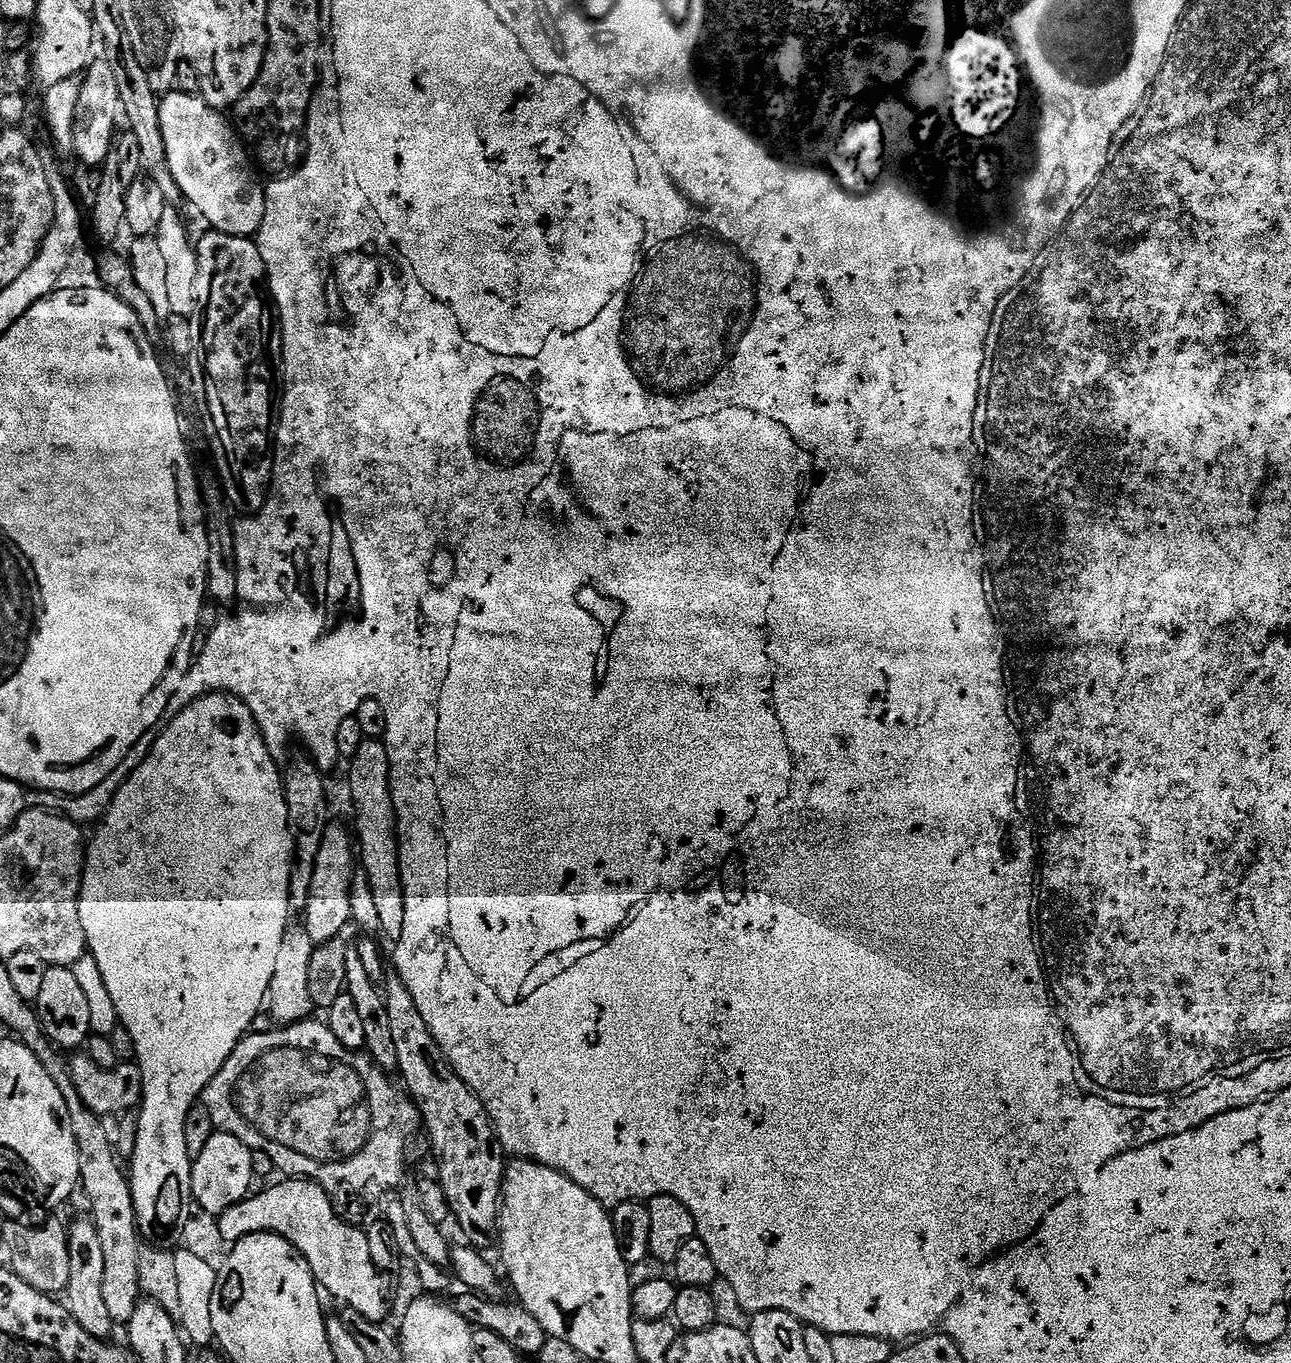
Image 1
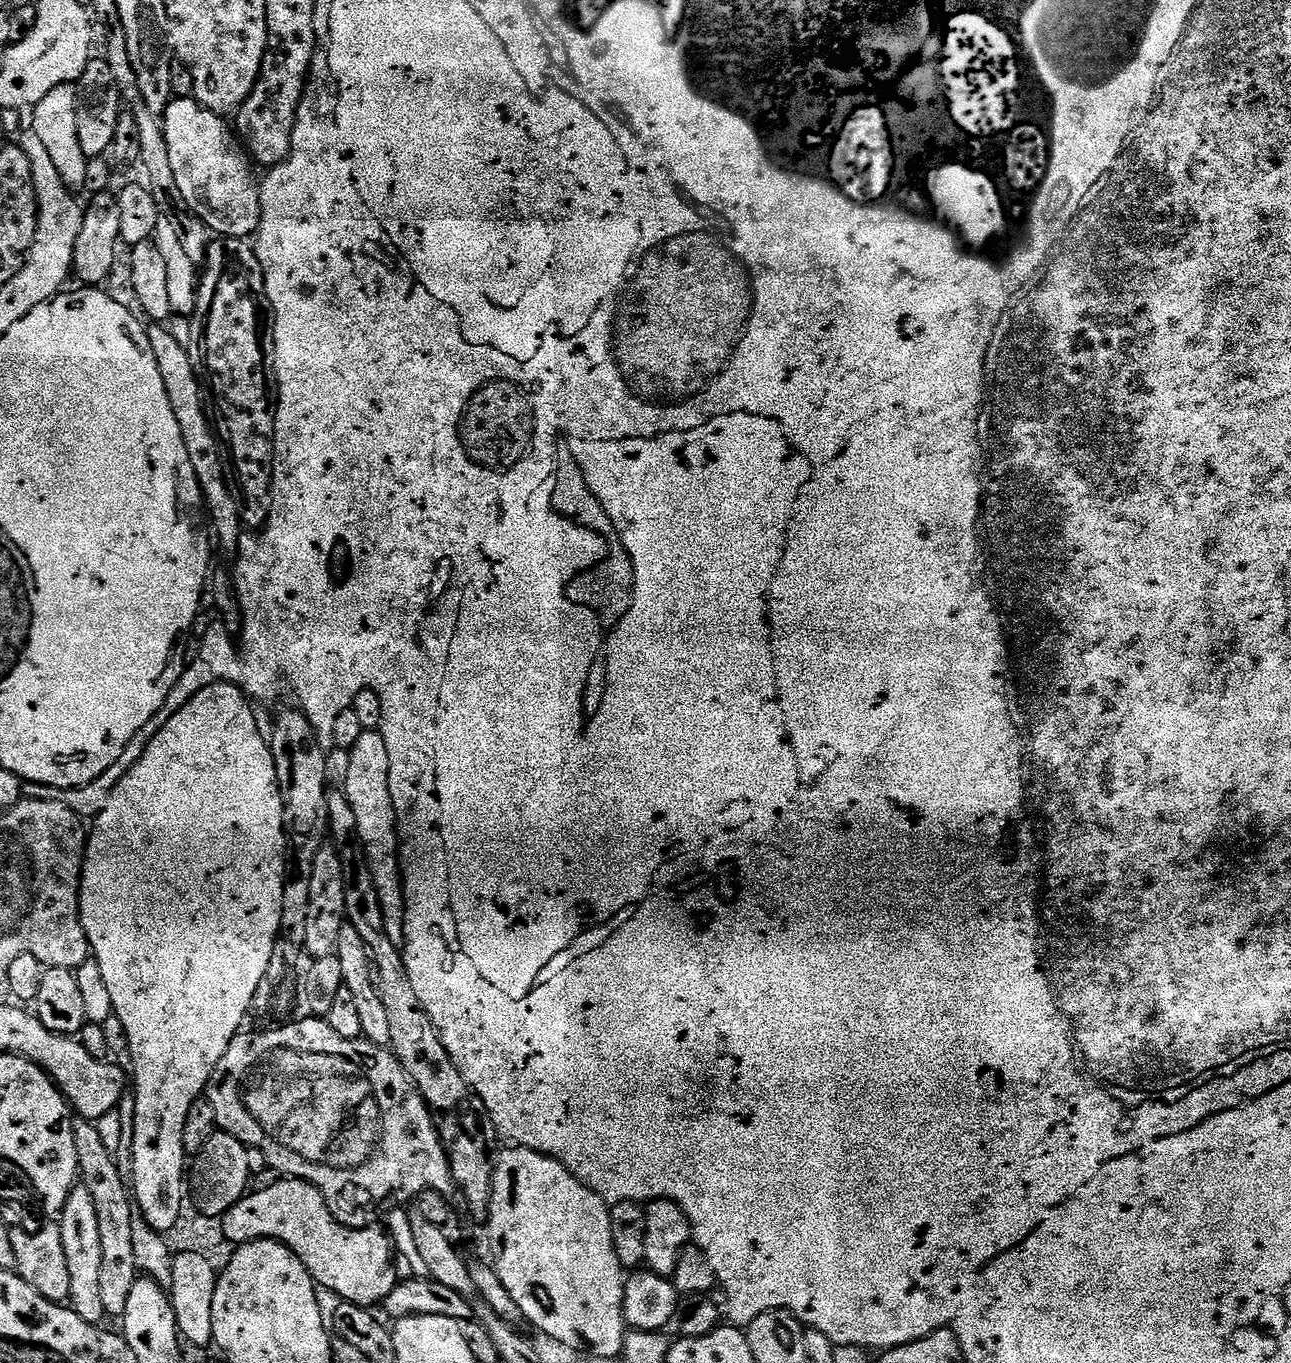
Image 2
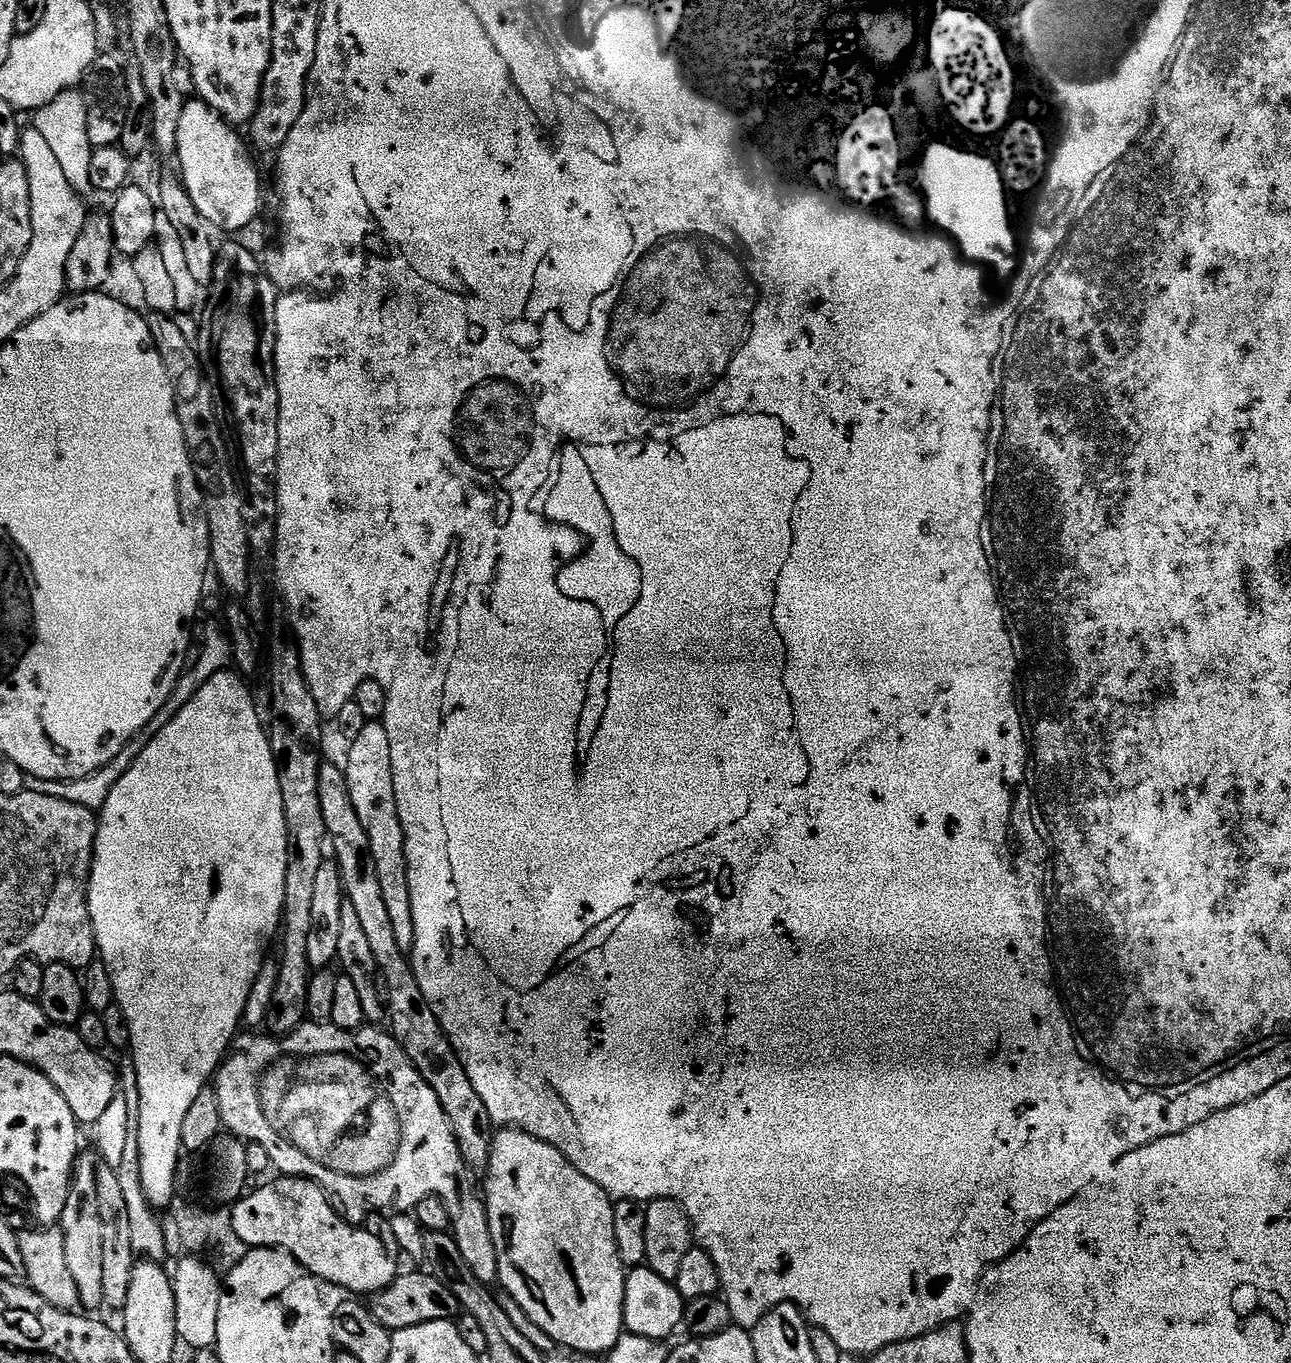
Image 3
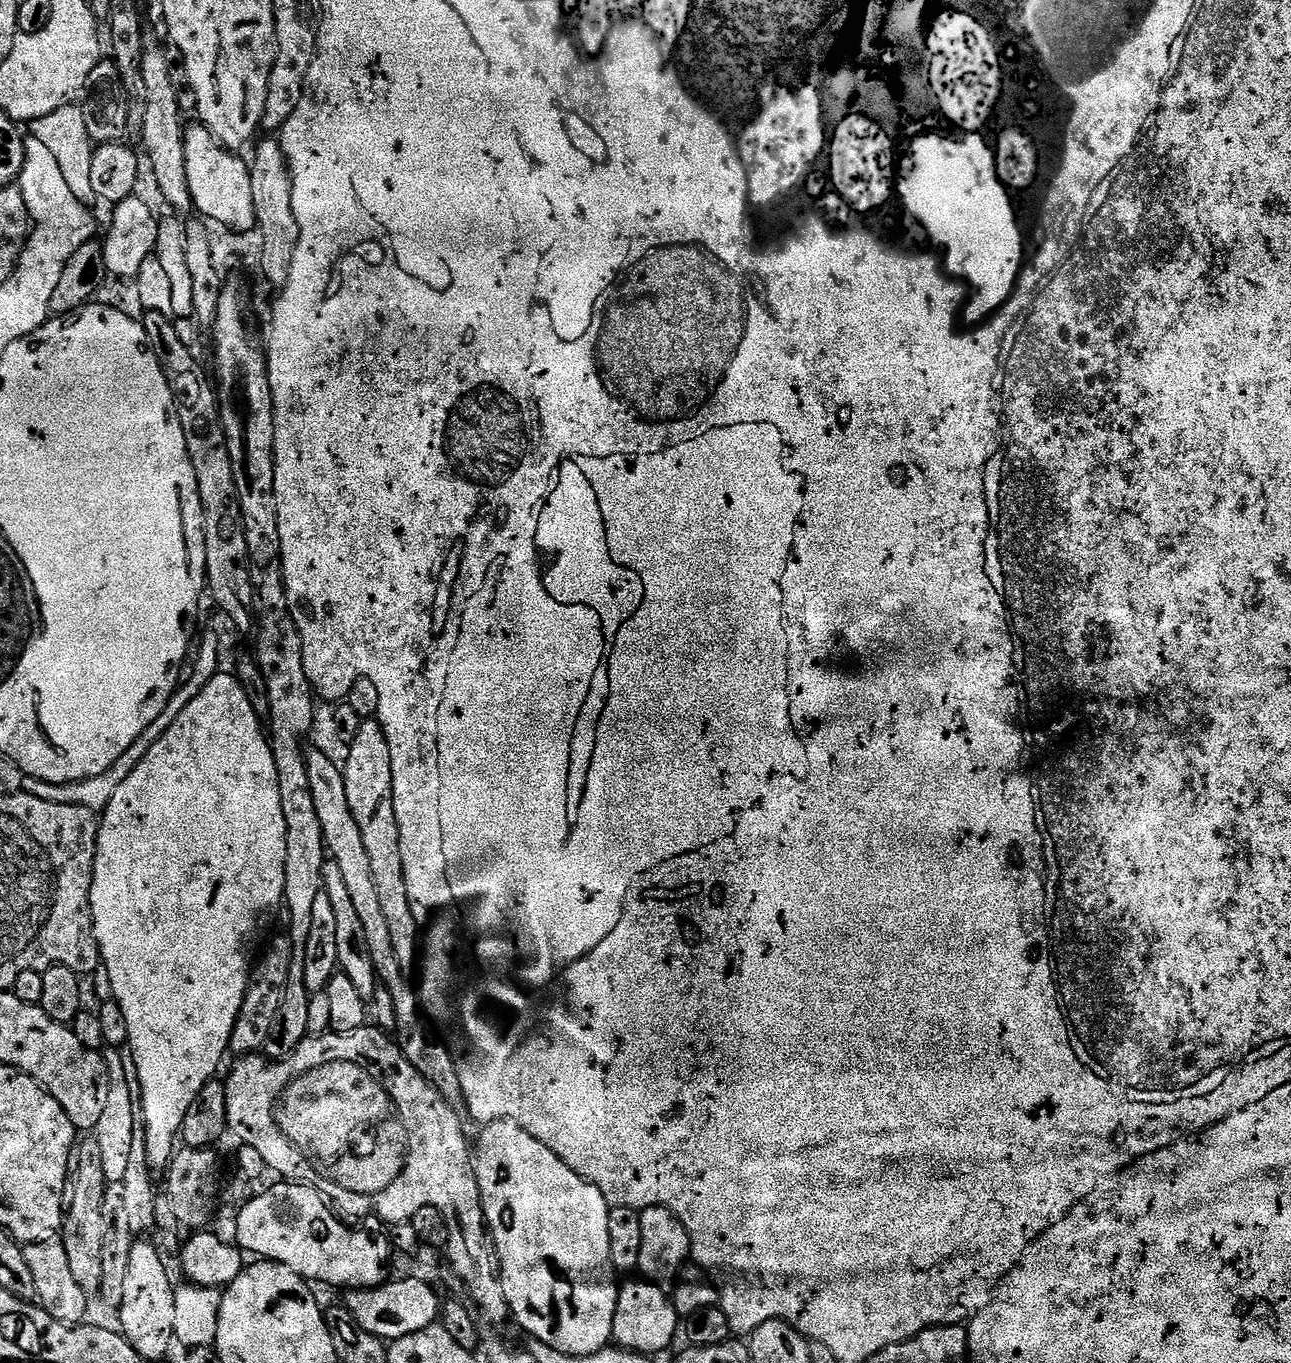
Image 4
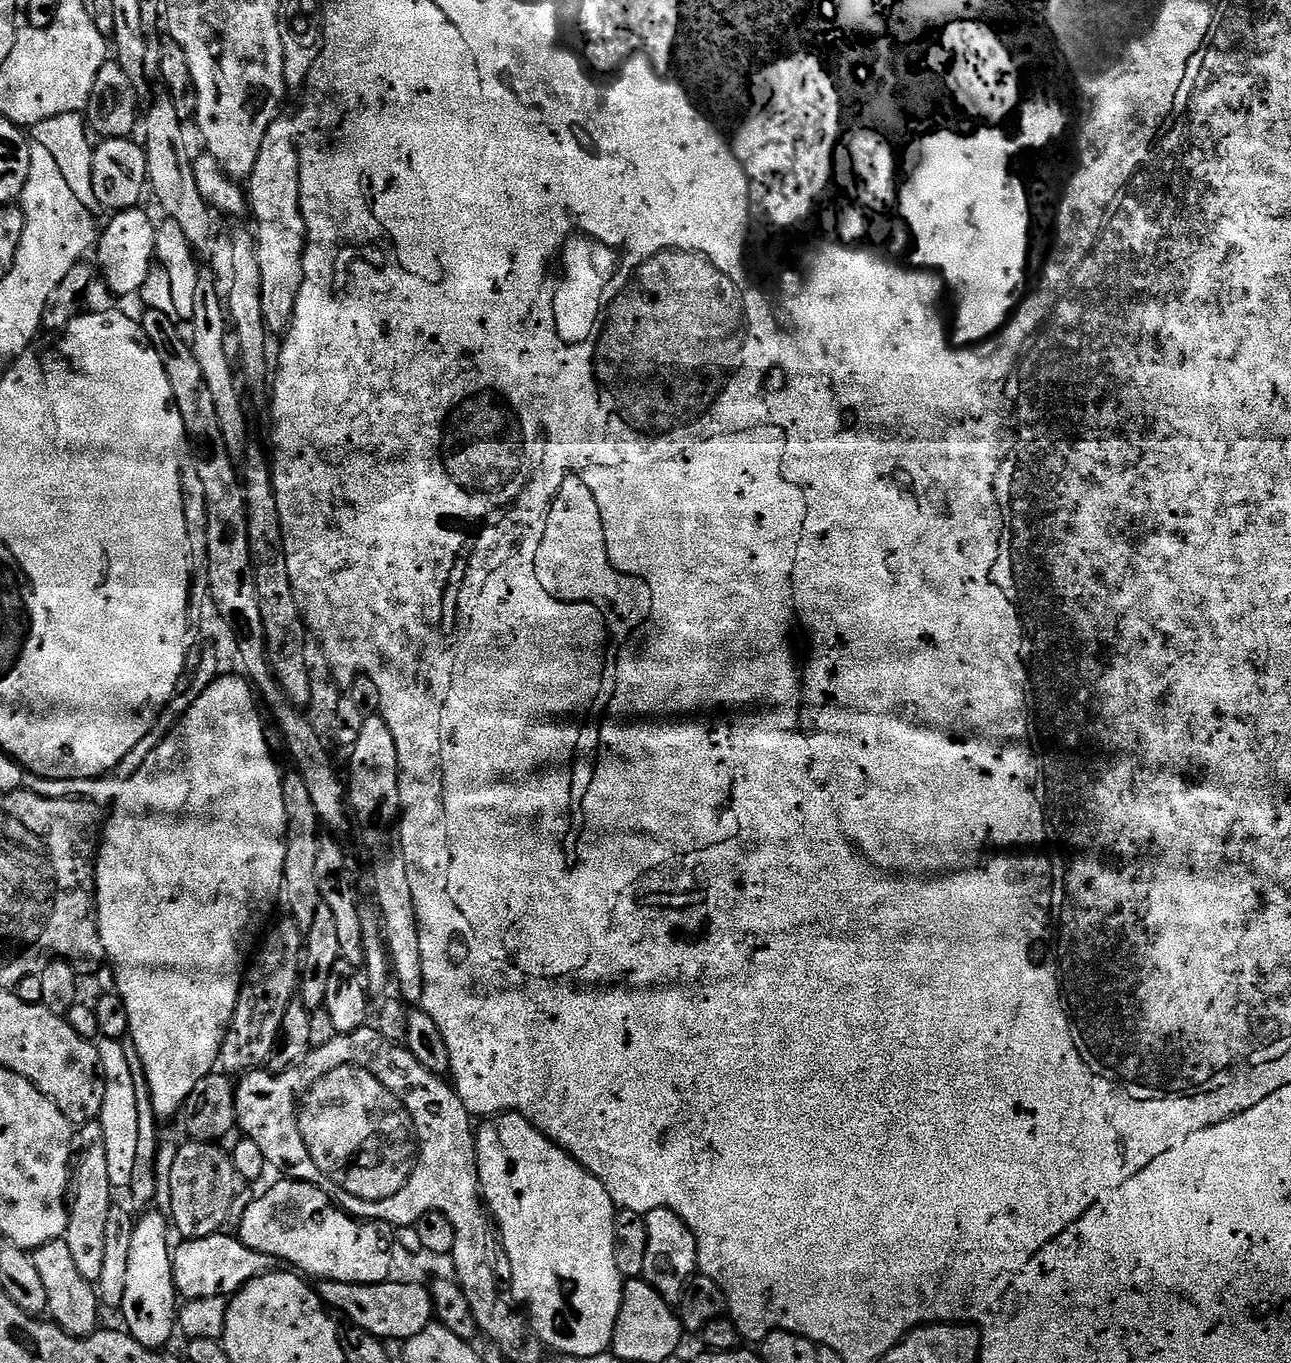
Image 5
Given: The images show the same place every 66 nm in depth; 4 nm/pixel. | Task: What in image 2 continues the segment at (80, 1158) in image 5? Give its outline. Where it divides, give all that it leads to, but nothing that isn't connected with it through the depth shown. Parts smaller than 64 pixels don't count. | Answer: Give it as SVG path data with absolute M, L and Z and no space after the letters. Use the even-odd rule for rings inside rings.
M83 1186L73 1188L59 1220L62 1246L66 1250L66 1270L70 1270L70 1307L87 1324L99 1325L99 1320L106 1316L102 1306L102 1234L98 1231L98 1210L94 1198L90 1198L90 1190Z

